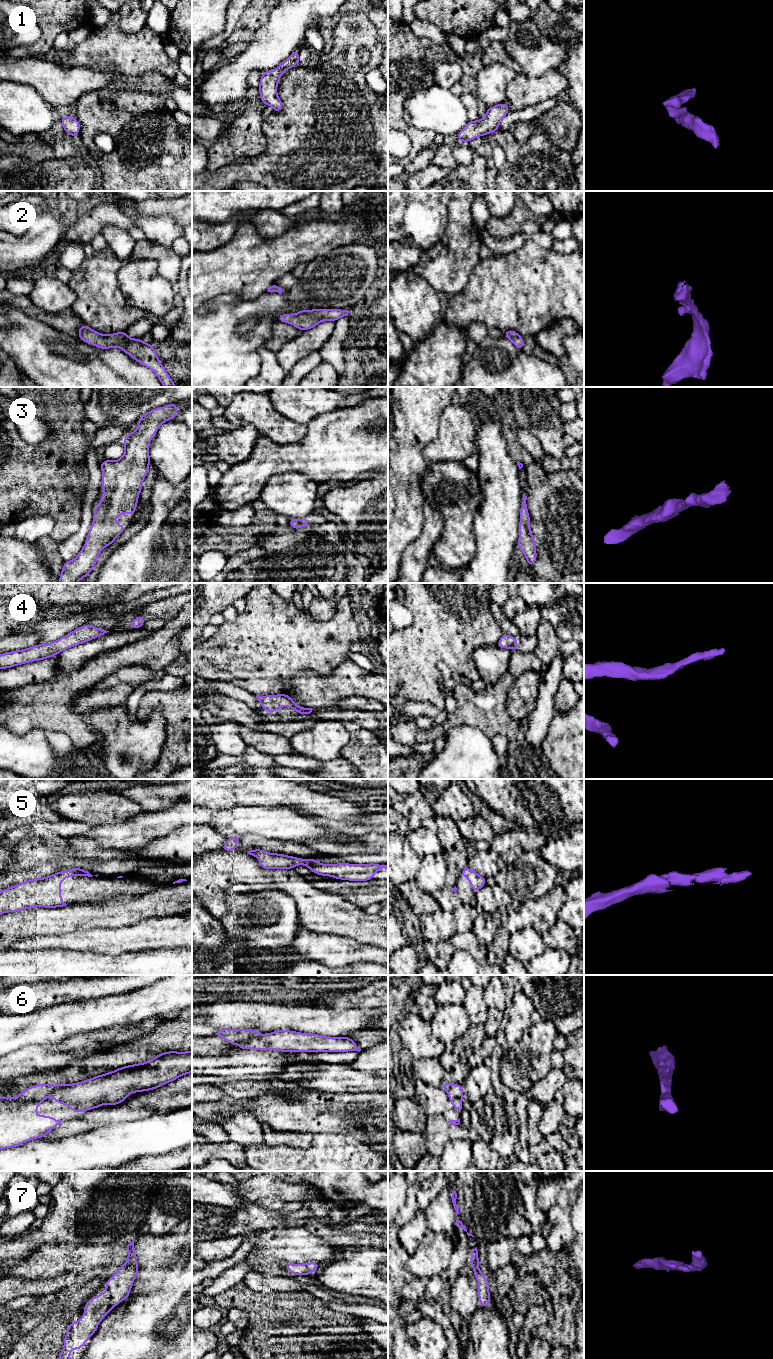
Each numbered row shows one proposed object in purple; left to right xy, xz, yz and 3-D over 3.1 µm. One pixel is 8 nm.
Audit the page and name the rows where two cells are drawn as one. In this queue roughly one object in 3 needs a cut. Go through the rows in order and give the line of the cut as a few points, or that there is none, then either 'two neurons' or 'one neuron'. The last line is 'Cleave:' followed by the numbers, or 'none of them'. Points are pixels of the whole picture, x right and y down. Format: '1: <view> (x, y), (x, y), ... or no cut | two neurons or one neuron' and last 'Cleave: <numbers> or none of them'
1: no cut | one neuron
2: no cut | one neuron
3: no cut | one neuron
4: no cut | one neuron
5: no cut | one neuron
6: no cut | one neuron
7: no cut | one neuron
Cleave: none of them

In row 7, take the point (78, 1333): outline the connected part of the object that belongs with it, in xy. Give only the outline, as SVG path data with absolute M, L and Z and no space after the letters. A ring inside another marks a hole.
M134 1240L127 1245L128 1257L123 1266L119 1266L115 1275L109 1278L105 1283L107 1291L101 1293L87 1301L84 1305L85 1312L78 1322L69 1324L67 1333L64 1336L64 1347L57 1359L70 1359L70 1351L83 1348L84 1344L90 1339L90 1336L97 1331L98 1324L108 1315L108 1313L121 1301L130 1295L133 1282L137 1276L139 1265L135 1256Z

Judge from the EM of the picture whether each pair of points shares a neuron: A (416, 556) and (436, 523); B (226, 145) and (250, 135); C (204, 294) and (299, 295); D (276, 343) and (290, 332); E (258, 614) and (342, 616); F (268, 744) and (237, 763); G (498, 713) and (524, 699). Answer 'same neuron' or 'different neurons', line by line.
A: same neuron
B: same neuron
C: different neurons
D: same neuron
E: same neuron
F: different neurons
G: different neurons

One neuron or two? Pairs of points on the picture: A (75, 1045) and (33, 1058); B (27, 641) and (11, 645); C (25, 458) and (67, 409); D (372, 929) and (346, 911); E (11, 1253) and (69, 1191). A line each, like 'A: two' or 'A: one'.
A: one
B: one
C: one
D: one
E: one

